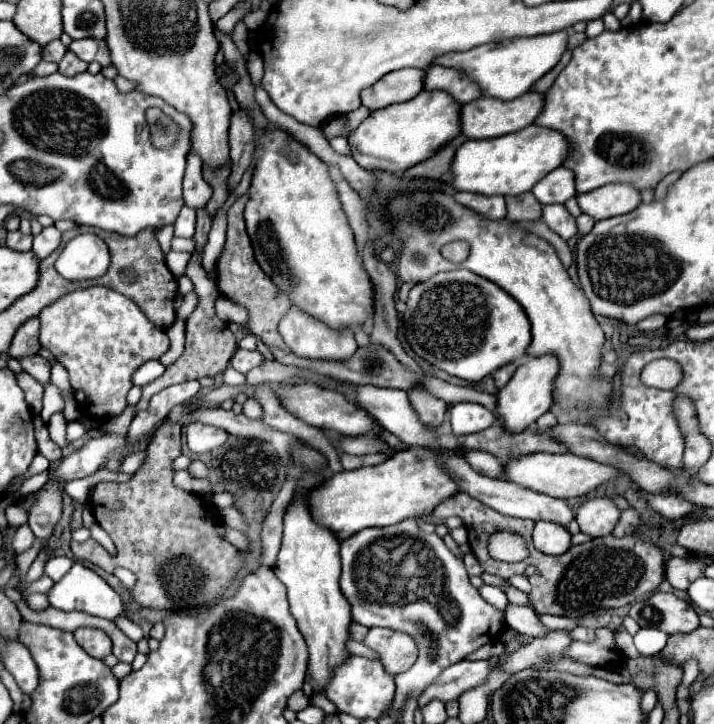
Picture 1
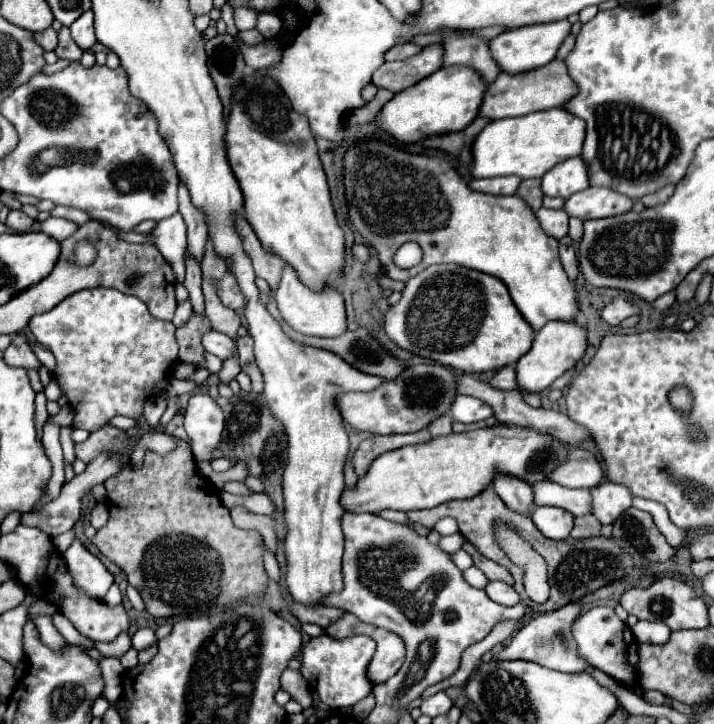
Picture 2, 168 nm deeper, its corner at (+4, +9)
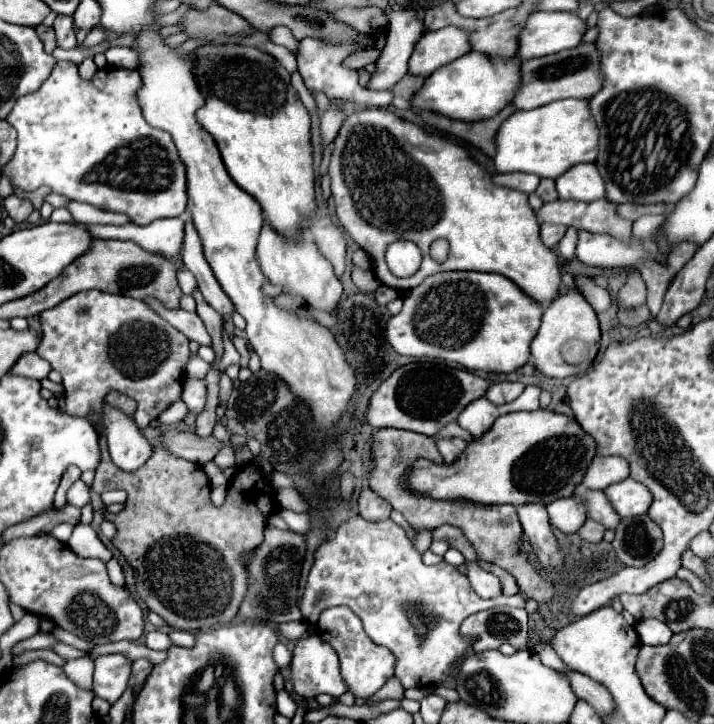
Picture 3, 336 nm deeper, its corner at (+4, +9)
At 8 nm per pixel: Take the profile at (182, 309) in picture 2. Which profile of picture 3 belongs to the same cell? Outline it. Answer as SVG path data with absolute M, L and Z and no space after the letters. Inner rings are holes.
M143 298L143 302L155 310L163 320L167 320L171 326L175 326L179 332L183 332L189 340L197 340L201 346L211 346L211 336L205 330L205 324L195 312L185 312L181 308L167 308L157 298Z

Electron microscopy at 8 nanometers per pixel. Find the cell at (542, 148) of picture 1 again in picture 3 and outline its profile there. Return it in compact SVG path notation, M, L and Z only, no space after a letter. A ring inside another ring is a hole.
M557 100L535 110L509 116L497 136L497 172L533 172L541 178L559 178L579 162L595 162L599 152L599 128L589 110L589 100Z

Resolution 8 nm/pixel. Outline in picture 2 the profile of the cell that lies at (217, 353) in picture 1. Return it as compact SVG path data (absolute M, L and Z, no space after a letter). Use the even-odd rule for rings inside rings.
M193 312L189 322L177 328L177 340L179 340L179 362L193 364L195 368L205 366L205 348L201 344L203 332L211 332L213 326L207 316Z

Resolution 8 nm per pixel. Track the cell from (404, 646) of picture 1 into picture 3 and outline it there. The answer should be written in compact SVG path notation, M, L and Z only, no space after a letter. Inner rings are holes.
M327 608L321 612L319 622L317 622L317 634L327 640L339 654L341 662L341 676L349 688L349 692L357 698L371 698L391 676L395 668L395 656L387 652L387 648L377 646L363 630L363 624L359 616L351 612L351 608Z

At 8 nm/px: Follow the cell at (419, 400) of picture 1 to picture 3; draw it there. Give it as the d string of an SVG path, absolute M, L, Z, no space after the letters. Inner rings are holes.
M439 440L439 442L437 442L437 448L439 448L439 452L443 454L445 462L447 462L447 464L453 464L453 462L459 460L459 456L465 452L467 442L465 442L465 440Z

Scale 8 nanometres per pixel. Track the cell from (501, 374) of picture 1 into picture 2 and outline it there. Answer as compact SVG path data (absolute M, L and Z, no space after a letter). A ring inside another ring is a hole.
M511 364L499 368L489 384L493 388L499 388L499 390L513 390L513 388L517 388L515 386L515 368Z

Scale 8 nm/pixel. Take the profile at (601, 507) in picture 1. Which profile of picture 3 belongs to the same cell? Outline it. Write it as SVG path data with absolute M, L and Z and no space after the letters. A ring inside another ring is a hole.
M633 478L611 484L609 488L605 488L605 494L607 494L607 498L611 500L613 508L619 512L621 518L647 514L651 502L653 502L649 488L635 482Z

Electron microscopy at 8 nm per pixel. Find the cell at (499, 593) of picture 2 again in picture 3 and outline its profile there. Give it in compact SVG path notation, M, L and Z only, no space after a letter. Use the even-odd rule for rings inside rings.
M465 562L465 566L467 566L467 578L469 578L473 590L481 598L495 598L501 594L501 582L497 576L485 572L481 566L477 566L473 562Z

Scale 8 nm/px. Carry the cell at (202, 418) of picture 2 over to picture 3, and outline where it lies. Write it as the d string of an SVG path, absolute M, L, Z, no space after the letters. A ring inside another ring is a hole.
M185 378L183 380L183 402L189 412L201 414L205 406L205 382L201 378Z

